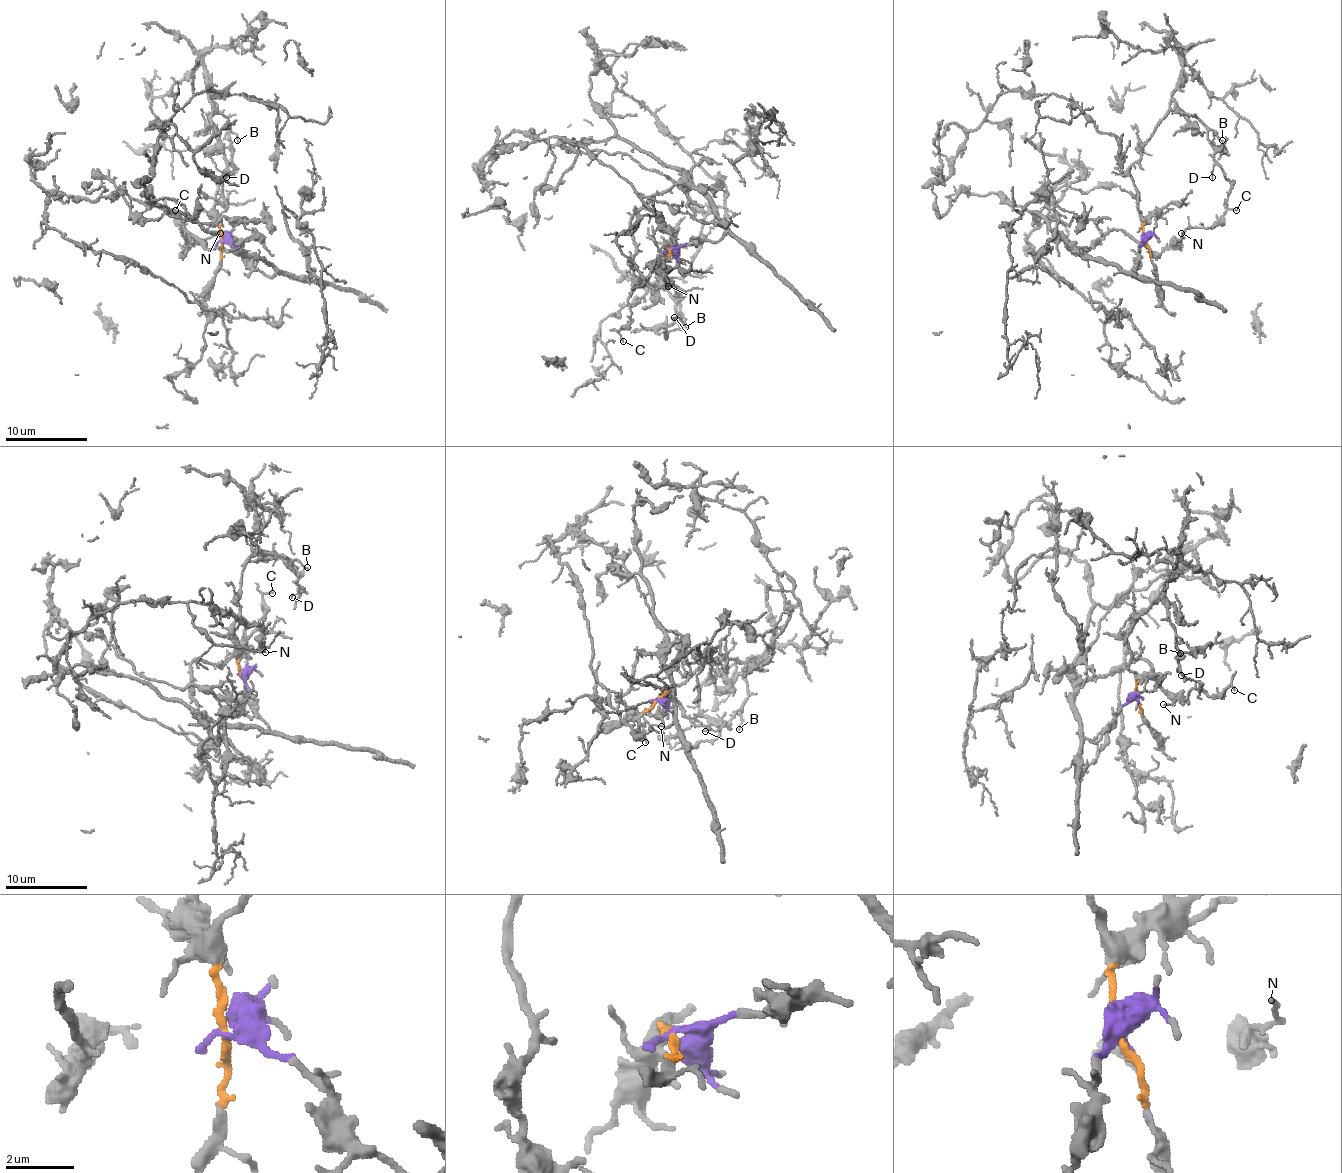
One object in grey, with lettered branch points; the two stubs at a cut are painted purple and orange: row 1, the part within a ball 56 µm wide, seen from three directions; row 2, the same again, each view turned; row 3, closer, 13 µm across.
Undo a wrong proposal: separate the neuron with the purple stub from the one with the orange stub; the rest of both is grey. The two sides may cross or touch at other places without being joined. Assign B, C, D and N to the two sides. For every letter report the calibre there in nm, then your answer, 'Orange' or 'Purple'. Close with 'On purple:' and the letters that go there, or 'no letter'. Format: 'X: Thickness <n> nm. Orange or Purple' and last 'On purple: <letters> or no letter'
B: Thickness 120 nm. Orange
C: Thickness 140 nm. Purple
D: Thickness 100 nm. Orange
N: Thickness 100 nm. Purple
On purple: C, N

